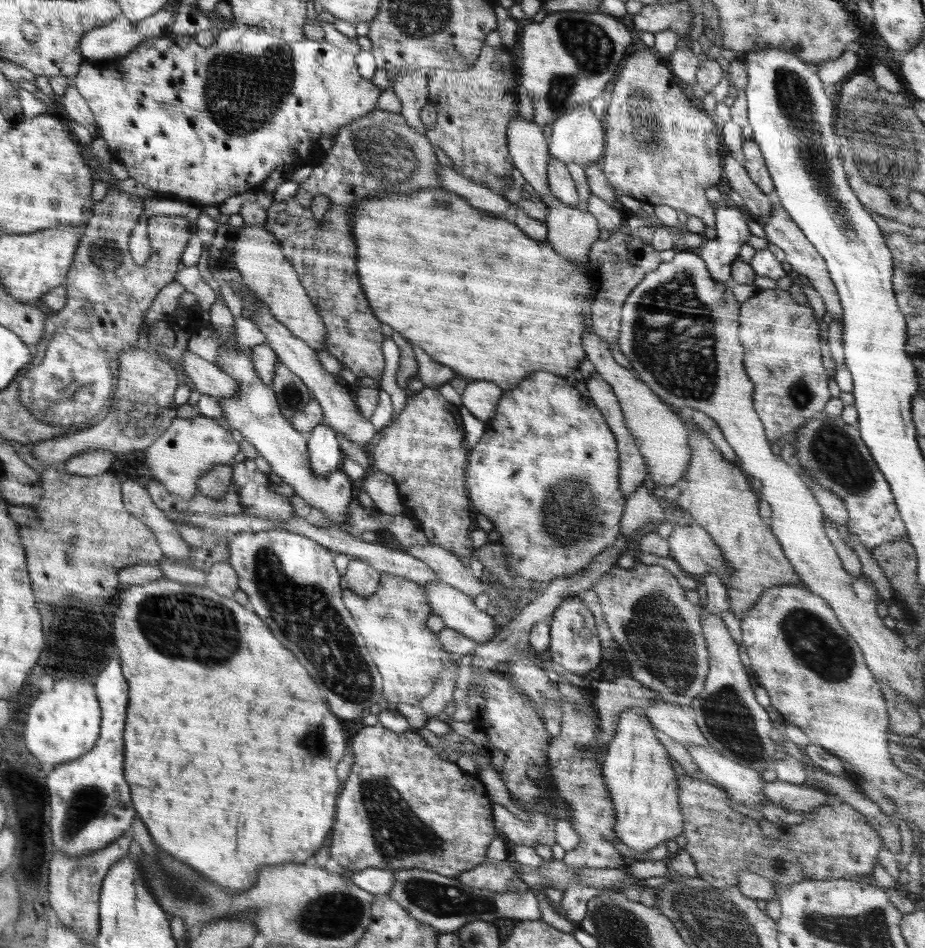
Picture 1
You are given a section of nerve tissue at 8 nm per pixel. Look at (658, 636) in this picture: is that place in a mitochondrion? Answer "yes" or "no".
yes

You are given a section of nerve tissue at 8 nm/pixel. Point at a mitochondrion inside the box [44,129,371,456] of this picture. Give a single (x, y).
(139, 415)

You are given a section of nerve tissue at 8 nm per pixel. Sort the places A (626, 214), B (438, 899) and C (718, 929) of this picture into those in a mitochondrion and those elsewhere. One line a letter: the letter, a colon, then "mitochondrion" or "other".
A: other
B: mitochondrion
C: mitochondrion

